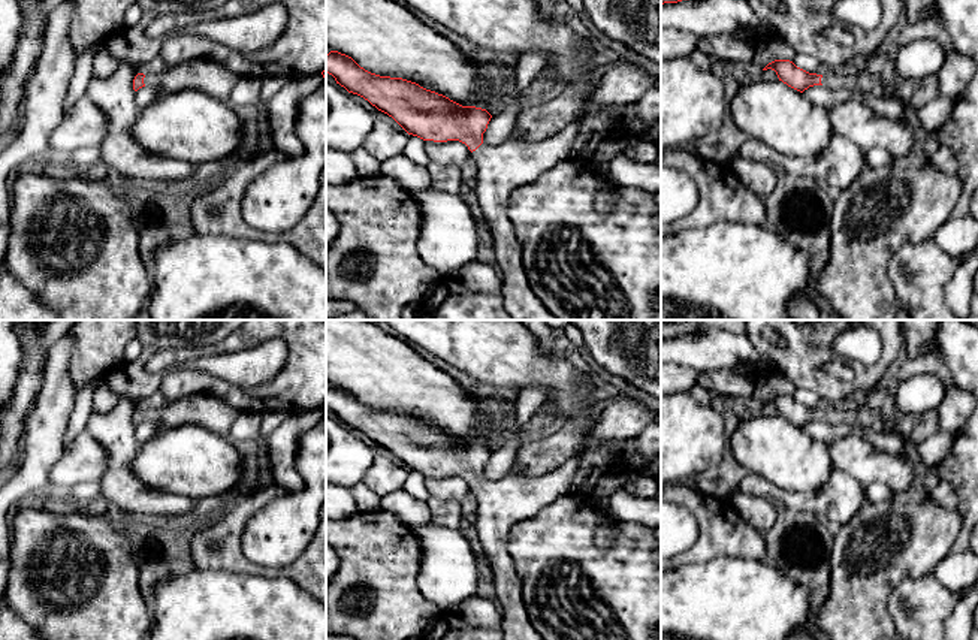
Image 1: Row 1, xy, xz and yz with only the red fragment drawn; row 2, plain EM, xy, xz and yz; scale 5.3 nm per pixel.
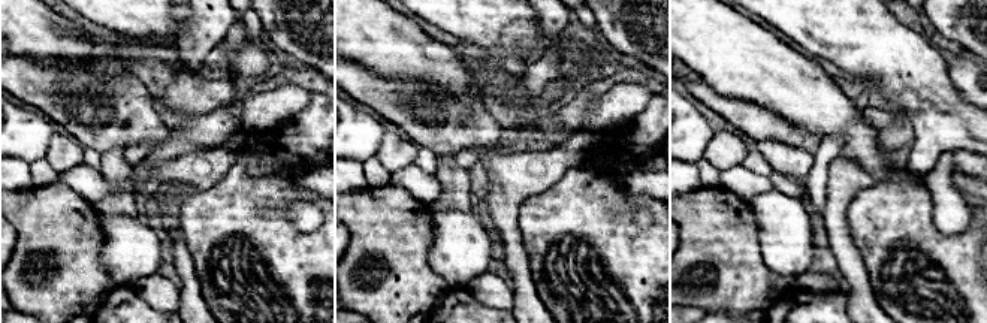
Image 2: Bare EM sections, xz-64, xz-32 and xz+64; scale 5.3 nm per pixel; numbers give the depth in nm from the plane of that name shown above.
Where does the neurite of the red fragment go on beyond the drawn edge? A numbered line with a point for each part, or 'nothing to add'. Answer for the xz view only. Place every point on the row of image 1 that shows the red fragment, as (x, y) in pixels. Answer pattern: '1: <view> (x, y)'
1: xz (501, 168)

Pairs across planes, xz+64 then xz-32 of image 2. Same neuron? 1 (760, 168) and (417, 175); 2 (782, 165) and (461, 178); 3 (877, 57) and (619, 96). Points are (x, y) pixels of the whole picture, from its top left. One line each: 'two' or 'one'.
1: two
2: two
3: two

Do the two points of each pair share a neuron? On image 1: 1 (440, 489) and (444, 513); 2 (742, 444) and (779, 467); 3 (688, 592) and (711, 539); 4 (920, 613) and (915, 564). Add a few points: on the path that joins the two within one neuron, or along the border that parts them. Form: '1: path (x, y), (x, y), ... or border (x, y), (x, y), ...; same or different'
1: border (431, 494), (459, 501); different
2: path (751, 444), (757, 444), (770, 458); same
3: border (734, 557), (714, 557), (676, 567); different
4: border (932, 573), (923, 577), (903, 579), (887, 598); different

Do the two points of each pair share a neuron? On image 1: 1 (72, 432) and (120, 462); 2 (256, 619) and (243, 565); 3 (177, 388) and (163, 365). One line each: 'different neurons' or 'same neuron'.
1: different neurons
2: different neurons
3: same neuron

